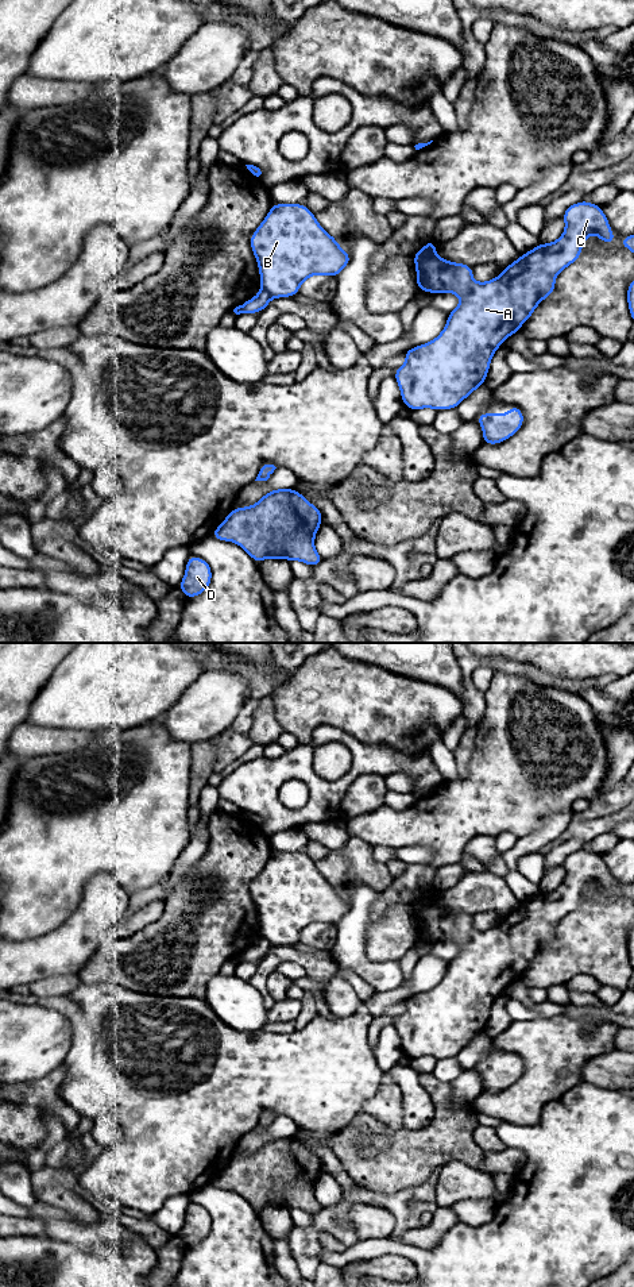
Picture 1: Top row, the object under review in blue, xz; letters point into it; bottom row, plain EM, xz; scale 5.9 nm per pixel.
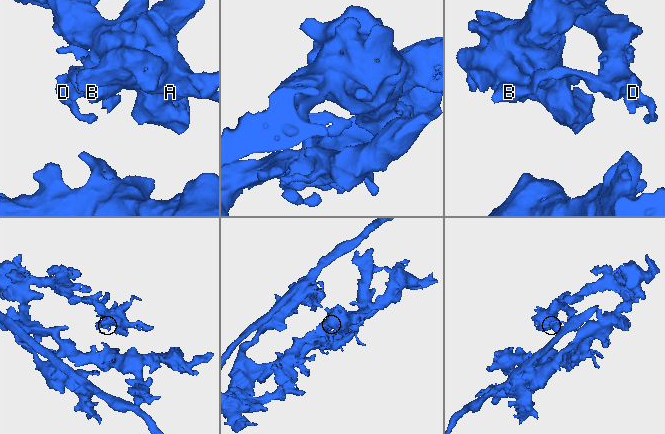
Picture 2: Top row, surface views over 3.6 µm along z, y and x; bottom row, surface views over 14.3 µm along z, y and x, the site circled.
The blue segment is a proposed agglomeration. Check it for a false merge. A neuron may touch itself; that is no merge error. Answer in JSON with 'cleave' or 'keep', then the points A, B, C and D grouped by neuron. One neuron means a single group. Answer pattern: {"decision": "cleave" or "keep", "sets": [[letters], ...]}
{"decision": "cleave", "sets": [["A", "B", "C"], ["D"]]}

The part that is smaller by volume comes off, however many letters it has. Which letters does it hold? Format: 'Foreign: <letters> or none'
Foreign: D

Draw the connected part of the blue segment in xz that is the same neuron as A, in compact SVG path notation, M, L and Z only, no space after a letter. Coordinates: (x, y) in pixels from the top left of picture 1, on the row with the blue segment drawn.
M585 200L572 204L564 211L563 219L565 231L557 240L540 243L521 254L500 275L482 284L473 281L472 266L438 257L433 239L425 242L424 250L414 253L417 290L433 294L456 293L460 303L448 313L448 321L436 339L405 351L406 362L394 373L405 406L411 411L433 408L437 412L456 409L475 389L484 385L495 351L506 338L518 332L537 305L556 290L554 278L579 259L585 239L596 234L602 243L616 240L599 204Z

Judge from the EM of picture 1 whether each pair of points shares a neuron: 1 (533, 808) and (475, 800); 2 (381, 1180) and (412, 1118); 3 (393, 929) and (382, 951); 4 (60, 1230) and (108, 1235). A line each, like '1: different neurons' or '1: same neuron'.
1: same neuron
2: different neurons
3: same neuron
4: same neuron

